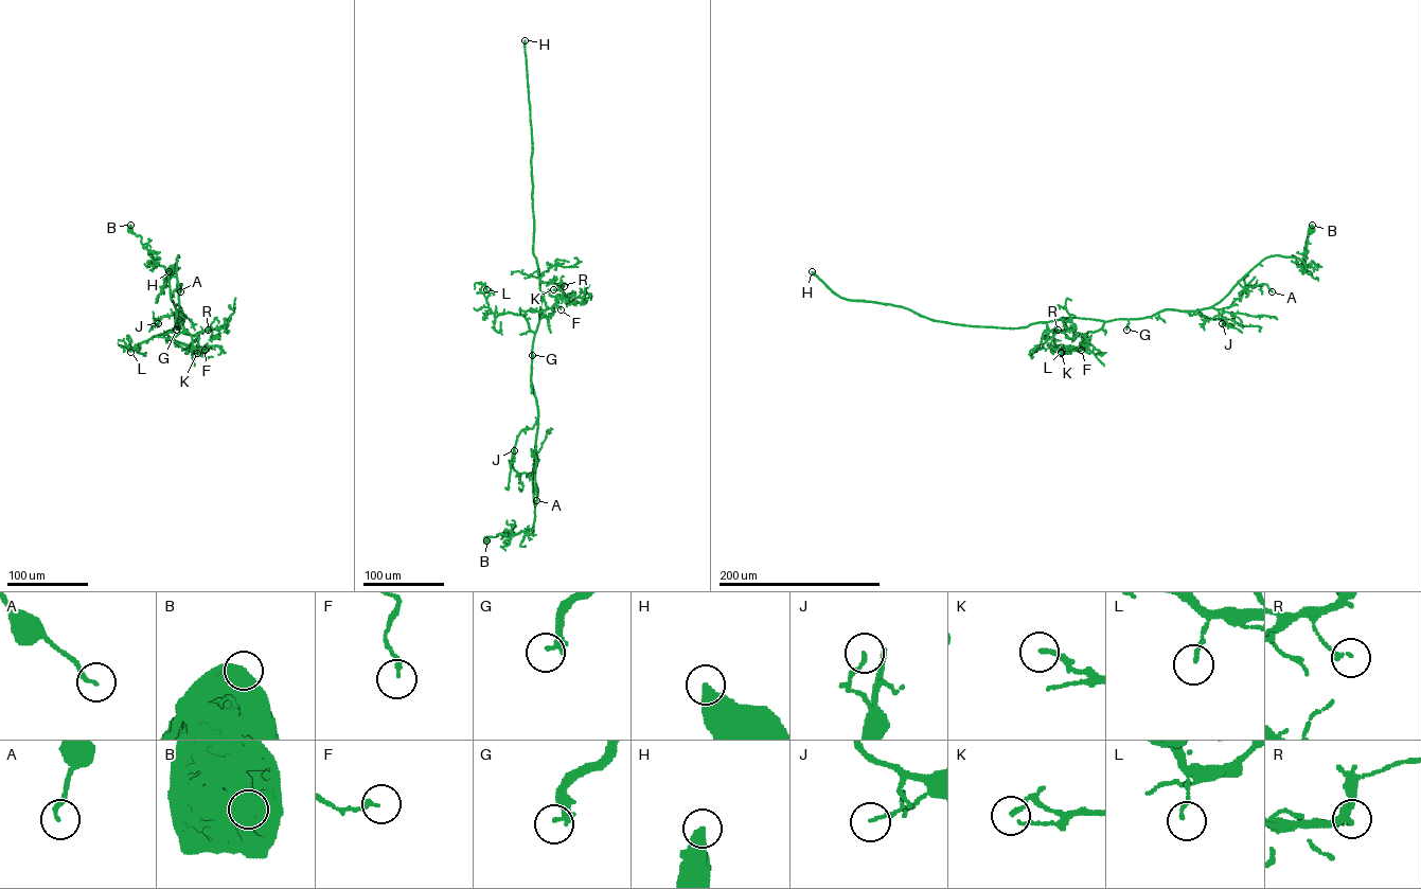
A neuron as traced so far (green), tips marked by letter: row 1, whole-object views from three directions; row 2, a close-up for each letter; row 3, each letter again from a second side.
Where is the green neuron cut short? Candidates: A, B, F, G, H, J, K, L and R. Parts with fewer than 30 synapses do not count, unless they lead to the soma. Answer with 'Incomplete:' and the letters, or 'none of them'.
Incomplete: G, H

